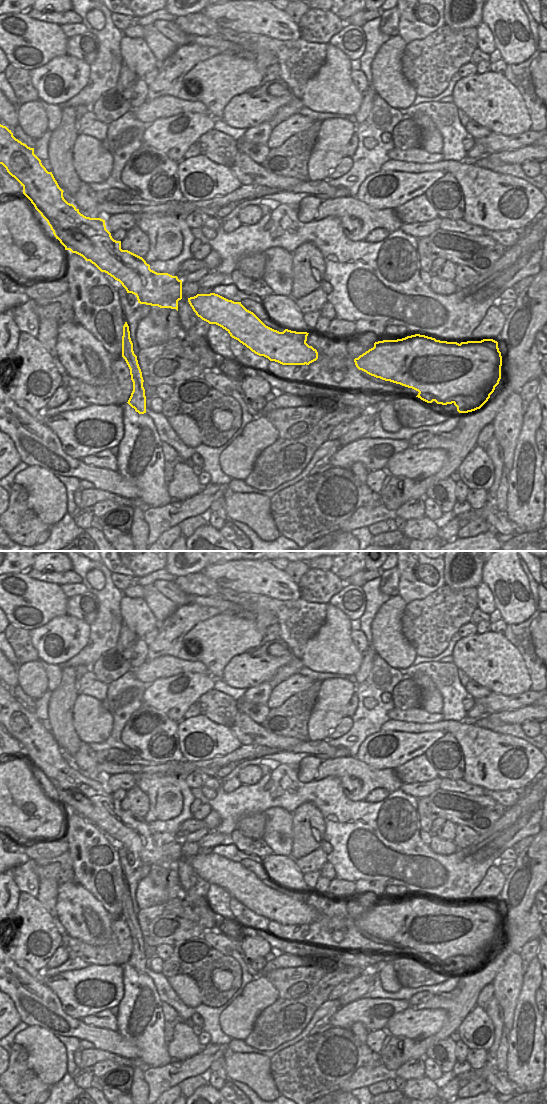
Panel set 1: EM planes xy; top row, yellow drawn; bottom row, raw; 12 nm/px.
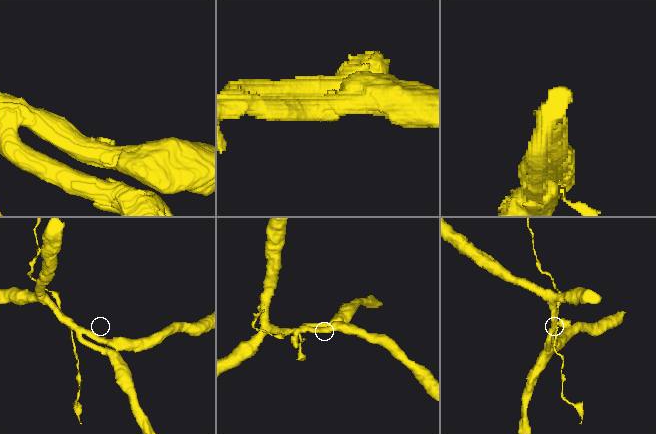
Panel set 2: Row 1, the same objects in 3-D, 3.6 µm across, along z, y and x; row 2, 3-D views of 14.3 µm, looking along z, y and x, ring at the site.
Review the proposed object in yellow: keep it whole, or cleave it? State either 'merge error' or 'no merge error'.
merge error

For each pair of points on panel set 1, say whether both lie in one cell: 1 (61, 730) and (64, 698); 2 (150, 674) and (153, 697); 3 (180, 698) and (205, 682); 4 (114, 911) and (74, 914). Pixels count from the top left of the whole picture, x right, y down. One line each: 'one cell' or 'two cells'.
1: one cell
2: two cells
3: one cell
4: two cells

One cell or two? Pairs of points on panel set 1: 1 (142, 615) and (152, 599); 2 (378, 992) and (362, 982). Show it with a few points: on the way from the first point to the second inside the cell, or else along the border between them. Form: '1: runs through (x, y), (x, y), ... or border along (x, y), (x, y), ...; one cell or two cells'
1: border along (143, 599), (157, 619); two cells
2: border along (377, 975), (371, 988), (360, 997); two cells

